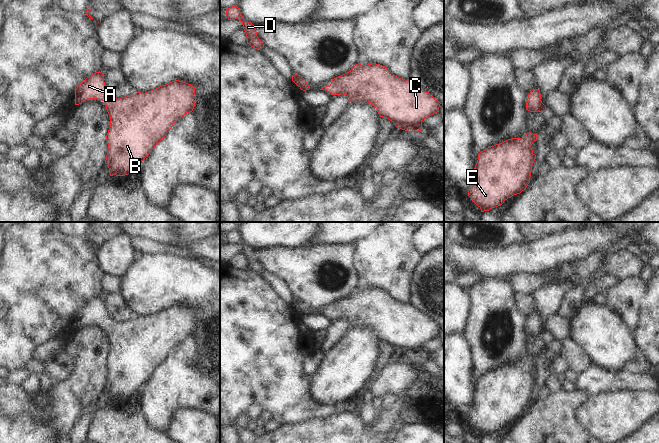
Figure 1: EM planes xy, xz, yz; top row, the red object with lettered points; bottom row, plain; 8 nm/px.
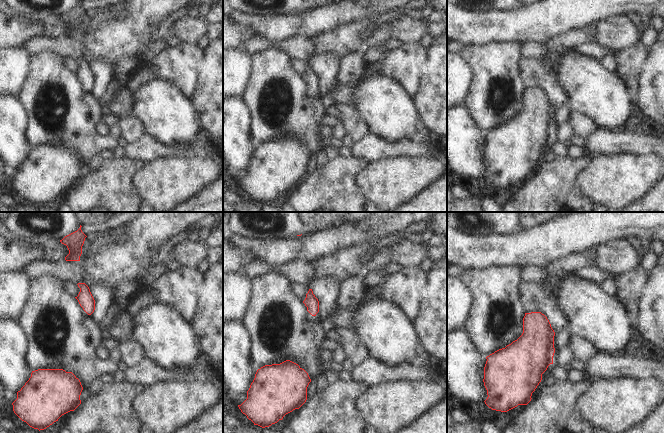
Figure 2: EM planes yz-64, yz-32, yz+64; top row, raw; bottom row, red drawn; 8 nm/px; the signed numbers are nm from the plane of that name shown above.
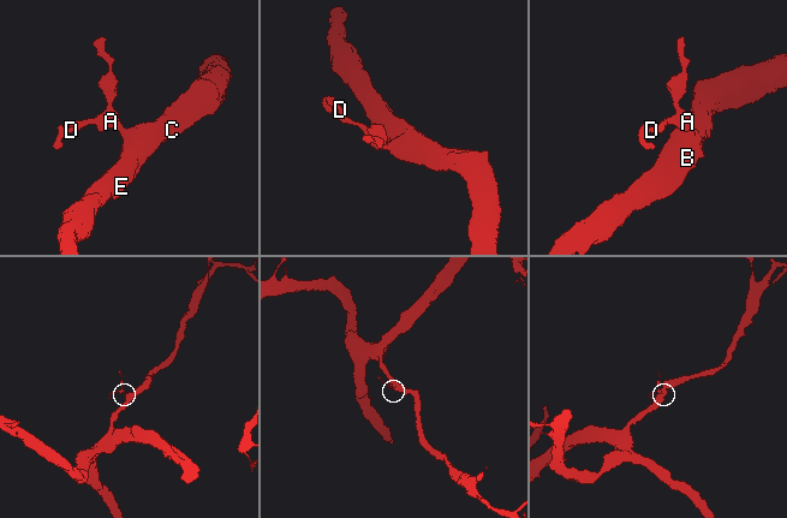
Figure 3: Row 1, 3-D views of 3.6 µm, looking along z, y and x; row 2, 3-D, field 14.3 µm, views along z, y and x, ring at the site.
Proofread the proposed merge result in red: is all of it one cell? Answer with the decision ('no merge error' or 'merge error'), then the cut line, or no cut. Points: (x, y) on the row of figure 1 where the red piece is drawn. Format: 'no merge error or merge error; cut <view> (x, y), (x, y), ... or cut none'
no merge error; cut none

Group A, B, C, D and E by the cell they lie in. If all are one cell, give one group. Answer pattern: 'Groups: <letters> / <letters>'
Groups: A B C D E

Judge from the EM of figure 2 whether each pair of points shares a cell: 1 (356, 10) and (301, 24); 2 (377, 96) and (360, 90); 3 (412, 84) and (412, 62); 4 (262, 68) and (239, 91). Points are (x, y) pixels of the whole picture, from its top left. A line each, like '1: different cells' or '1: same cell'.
1: same cell
2: same cell
3: same cell
4: different cells

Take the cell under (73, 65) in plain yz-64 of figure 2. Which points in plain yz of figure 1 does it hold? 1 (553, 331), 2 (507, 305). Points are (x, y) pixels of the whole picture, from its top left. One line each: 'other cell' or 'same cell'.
1: same cell
2: other cell

